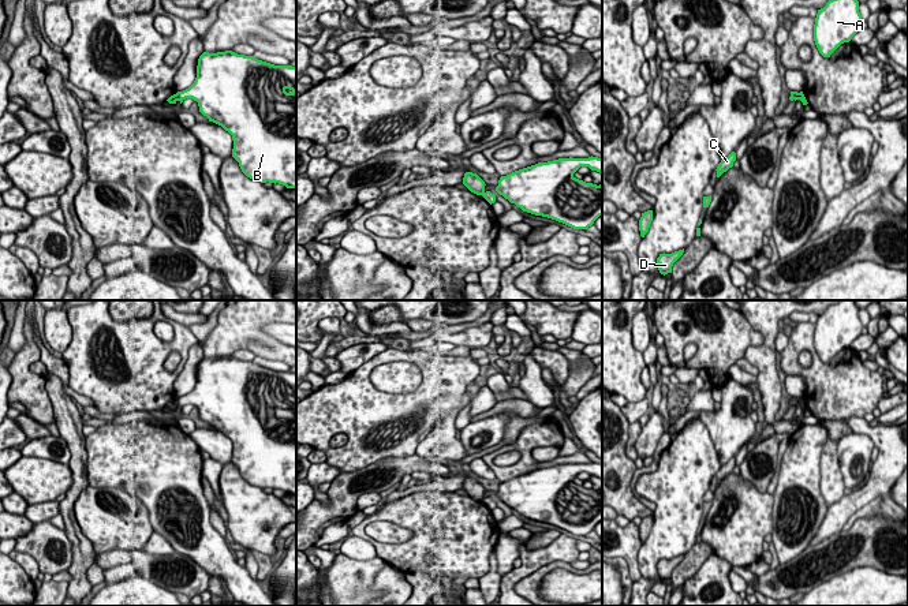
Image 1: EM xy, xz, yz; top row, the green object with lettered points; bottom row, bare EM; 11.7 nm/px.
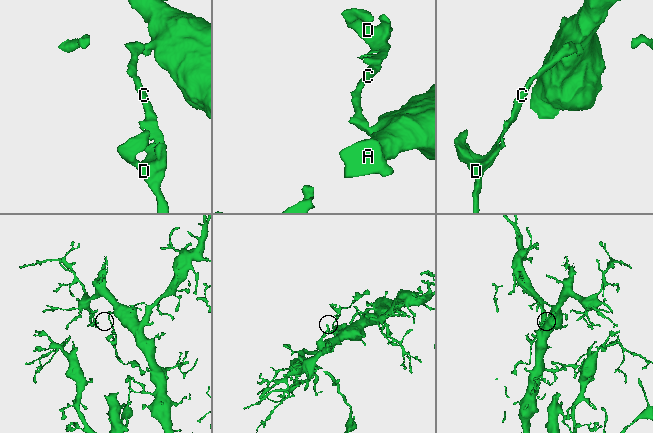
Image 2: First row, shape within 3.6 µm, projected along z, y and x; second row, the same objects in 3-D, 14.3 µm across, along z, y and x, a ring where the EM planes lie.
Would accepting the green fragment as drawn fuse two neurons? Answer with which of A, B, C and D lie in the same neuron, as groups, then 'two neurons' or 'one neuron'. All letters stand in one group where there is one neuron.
A B / C D | two neurons

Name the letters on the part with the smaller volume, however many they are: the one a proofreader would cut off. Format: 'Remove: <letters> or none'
Remove: C, D

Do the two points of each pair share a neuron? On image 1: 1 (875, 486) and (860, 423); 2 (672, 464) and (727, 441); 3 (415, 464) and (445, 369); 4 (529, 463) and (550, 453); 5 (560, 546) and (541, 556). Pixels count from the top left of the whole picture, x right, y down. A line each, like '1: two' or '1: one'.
1: one
2: two
3: two
4: two
5: one

